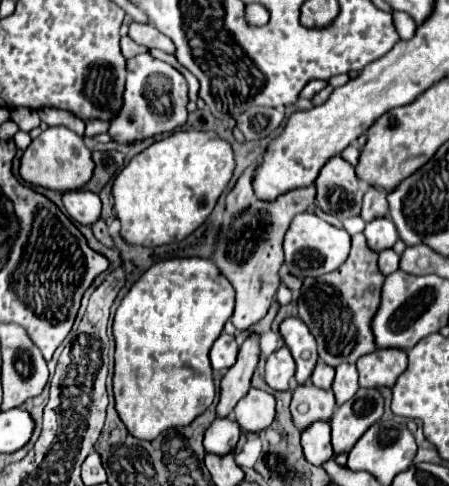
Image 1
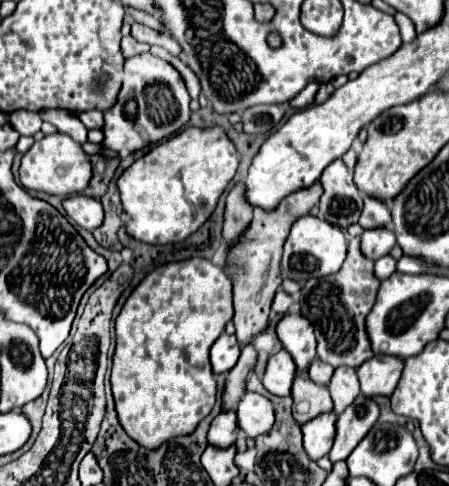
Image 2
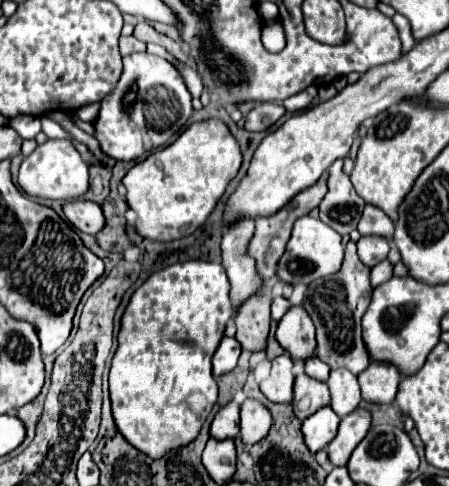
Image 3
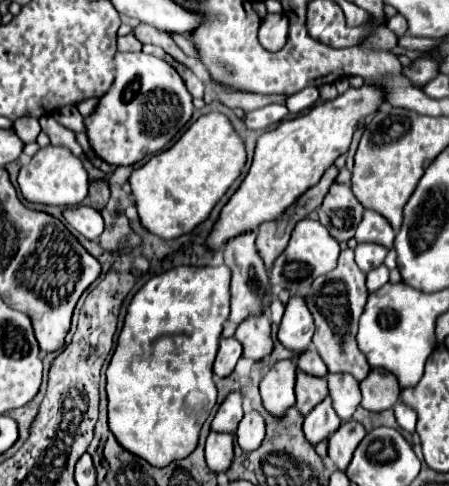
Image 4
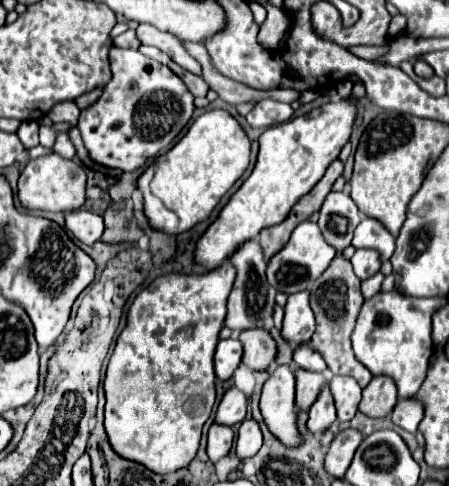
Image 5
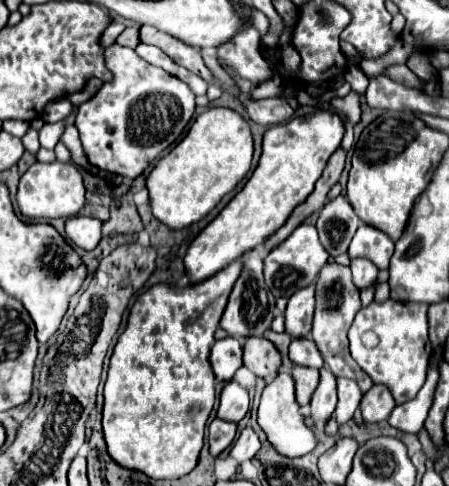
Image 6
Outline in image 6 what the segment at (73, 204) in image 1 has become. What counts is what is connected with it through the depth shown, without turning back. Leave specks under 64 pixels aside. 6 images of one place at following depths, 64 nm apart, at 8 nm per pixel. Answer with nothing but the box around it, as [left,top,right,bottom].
[66,216,102,252]

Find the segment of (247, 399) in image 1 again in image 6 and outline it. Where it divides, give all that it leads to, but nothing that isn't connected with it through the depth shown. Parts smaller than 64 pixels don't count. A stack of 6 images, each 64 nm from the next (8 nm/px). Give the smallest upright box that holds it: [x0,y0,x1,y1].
[230,426,260,464]

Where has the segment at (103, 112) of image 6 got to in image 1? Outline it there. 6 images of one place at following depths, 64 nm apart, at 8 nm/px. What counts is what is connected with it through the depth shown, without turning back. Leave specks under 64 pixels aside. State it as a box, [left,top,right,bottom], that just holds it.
[108,52,188,144]

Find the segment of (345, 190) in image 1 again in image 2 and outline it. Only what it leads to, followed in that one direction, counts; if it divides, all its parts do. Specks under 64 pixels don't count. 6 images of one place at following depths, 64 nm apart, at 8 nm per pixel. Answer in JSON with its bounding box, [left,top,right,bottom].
[320,158,364,230]

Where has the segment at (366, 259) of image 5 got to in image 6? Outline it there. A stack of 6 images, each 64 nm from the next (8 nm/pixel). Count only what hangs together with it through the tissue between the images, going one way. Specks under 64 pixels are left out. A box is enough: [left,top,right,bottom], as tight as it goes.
[350,260,378,290]

